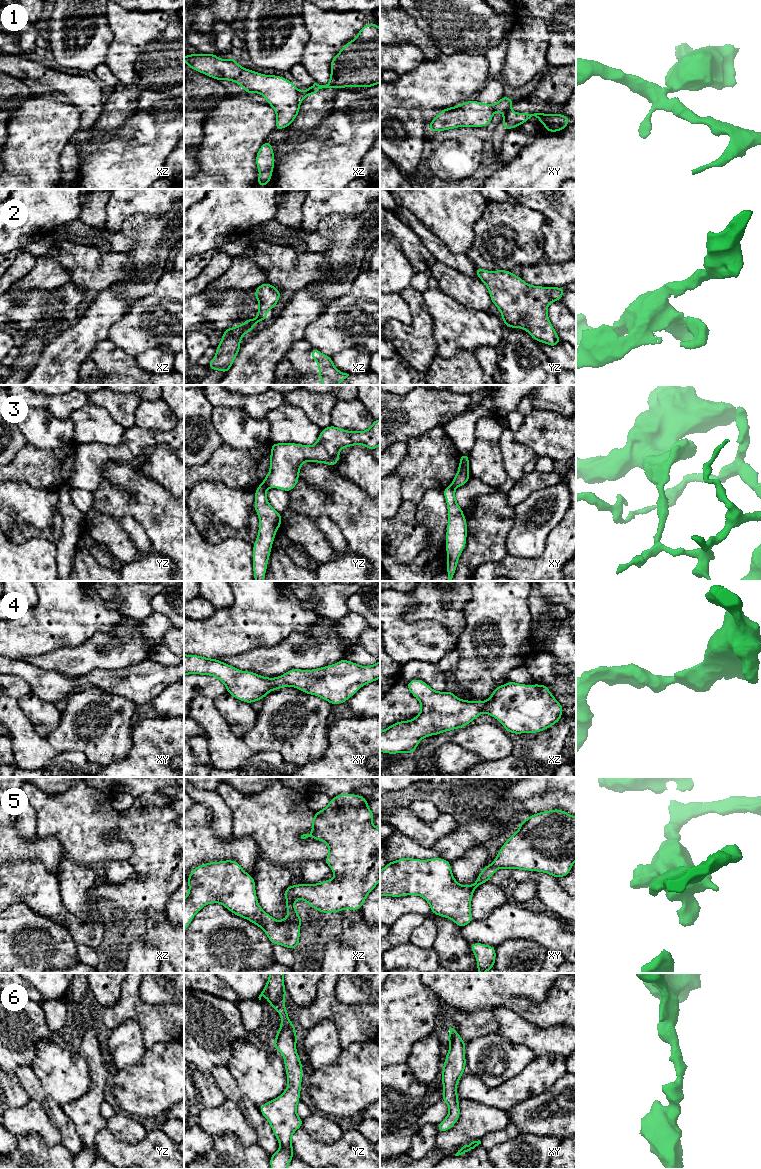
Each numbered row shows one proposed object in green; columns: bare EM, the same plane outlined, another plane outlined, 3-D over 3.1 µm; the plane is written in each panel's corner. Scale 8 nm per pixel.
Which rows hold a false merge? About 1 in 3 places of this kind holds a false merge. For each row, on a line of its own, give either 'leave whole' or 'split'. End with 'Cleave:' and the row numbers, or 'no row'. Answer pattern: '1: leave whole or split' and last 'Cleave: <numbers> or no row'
1: split
2: leave whole
3: split
4: leave whole
5: leave whole
6: leave whole
Cleave: 1, 3

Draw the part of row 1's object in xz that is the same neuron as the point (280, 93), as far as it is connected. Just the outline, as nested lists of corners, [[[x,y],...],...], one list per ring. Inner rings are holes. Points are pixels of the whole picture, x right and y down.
[[[188,54],[184,62],[189,68],[218,81],[229,80],[241,85],[245,93],[263,95],[276,113],[274,130],[290,126],[299,114],[302,100],[310,95],[309,88],[299,91],[286,78],[243,68],[234,58],[221,60],[217,54]]]

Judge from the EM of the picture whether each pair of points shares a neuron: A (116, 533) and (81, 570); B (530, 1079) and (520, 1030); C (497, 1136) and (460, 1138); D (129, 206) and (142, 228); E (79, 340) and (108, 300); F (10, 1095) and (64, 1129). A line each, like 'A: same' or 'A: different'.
A: different
B: different
C: different
D: different
E: same
F: different

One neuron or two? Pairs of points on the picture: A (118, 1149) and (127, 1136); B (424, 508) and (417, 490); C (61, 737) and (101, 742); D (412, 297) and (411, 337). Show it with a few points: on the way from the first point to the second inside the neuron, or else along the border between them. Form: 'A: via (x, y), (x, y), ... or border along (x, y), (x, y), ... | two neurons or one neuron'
A: border along (106, 1127), (124, 1143), (138, 1143), (145, 1139) | two neurons
B: border along (441, 489), (428, 489), (417, 504) | two neurons
C: via (71, 739), (75, 743), (92, 746) | one neuron
D: via (417, 307), (417, 327) | one neuron

